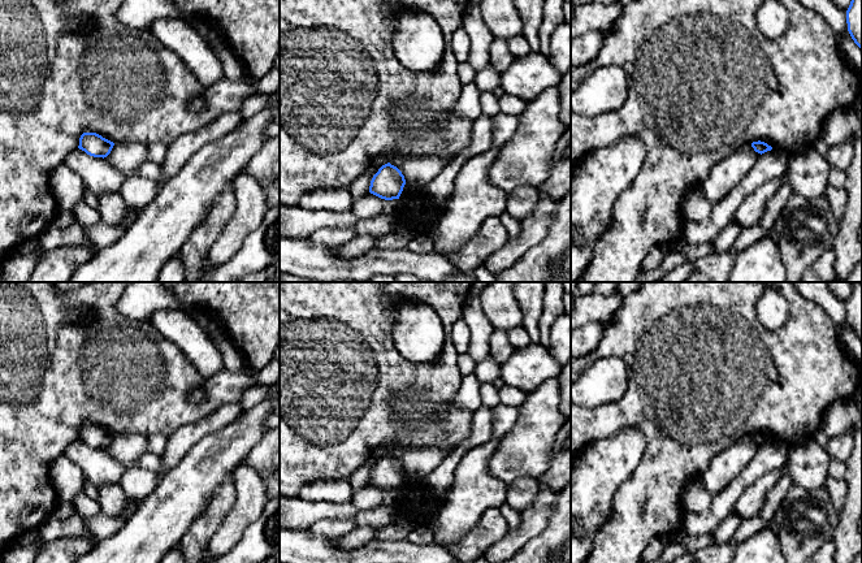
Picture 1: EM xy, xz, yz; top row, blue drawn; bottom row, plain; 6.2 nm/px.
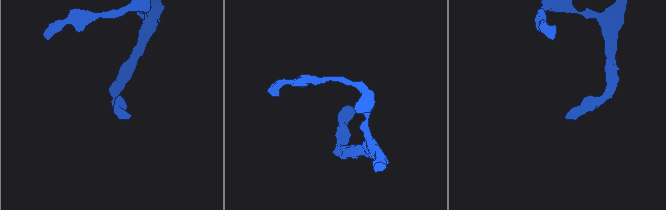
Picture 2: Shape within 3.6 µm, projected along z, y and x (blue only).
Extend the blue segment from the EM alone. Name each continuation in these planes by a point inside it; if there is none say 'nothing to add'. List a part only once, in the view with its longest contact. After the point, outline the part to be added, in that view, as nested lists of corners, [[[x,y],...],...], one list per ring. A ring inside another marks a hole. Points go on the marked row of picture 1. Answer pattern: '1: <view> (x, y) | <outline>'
nothing to add

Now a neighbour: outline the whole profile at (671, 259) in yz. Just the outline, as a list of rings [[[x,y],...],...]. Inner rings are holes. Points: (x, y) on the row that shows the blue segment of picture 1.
[[[711,243],[705,244],[688,244],[684,251],[668,251],[666,250],[663,261],[657,269],[640,273],[634,282],[660,282],[662,278],[673,268],[679,267],[684,261],[694,261],[699,257],[705,257],[714,254],[714,246]]]

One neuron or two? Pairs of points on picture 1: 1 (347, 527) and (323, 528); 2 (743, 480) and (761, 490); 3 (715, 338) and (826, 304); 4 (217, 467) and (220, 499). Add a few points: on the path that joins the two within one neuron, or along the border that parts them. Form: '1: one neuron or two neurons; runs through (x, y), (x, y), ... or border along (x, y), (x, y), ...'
1: one neuron; runs through (341, 527), (329, 528)
2: two neurons; border along (778, 467), (758, 477), (745, 490), (733, 509)
3: two neurons; border along (801, 295), (814, 301), (835, 325)
4: two neurons; border along (232, 473), (209, 498), (202, 514)

